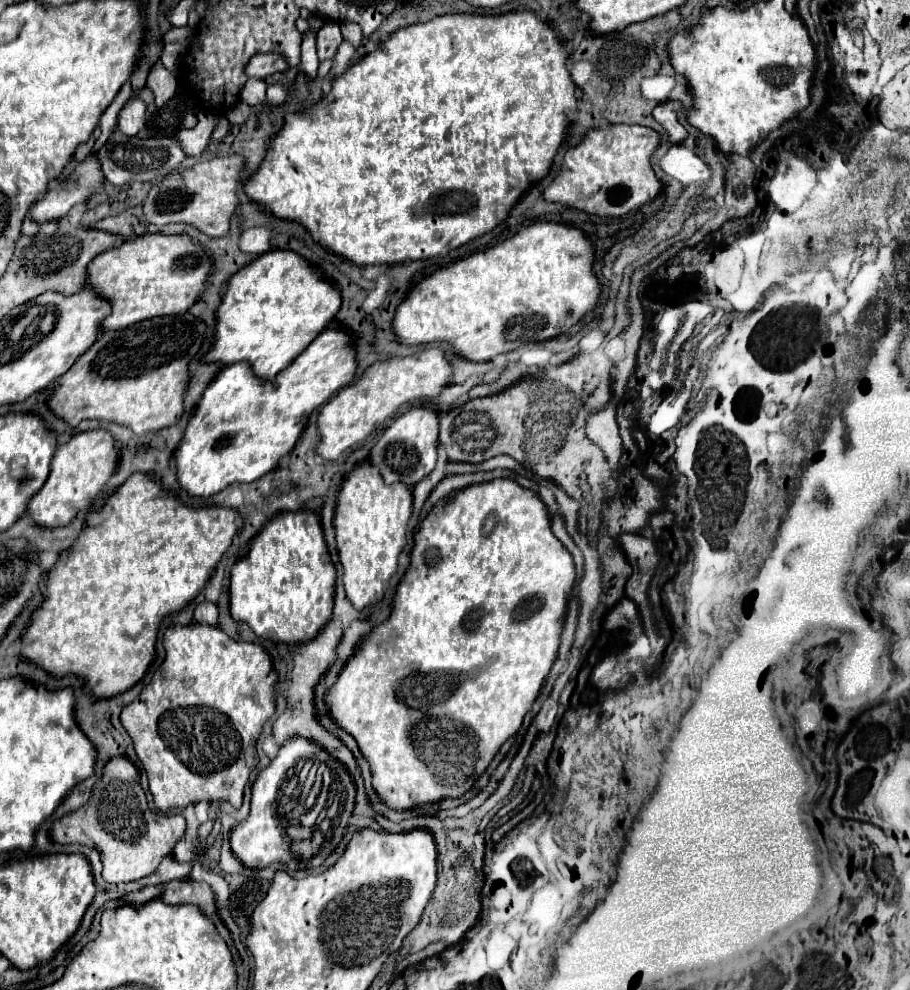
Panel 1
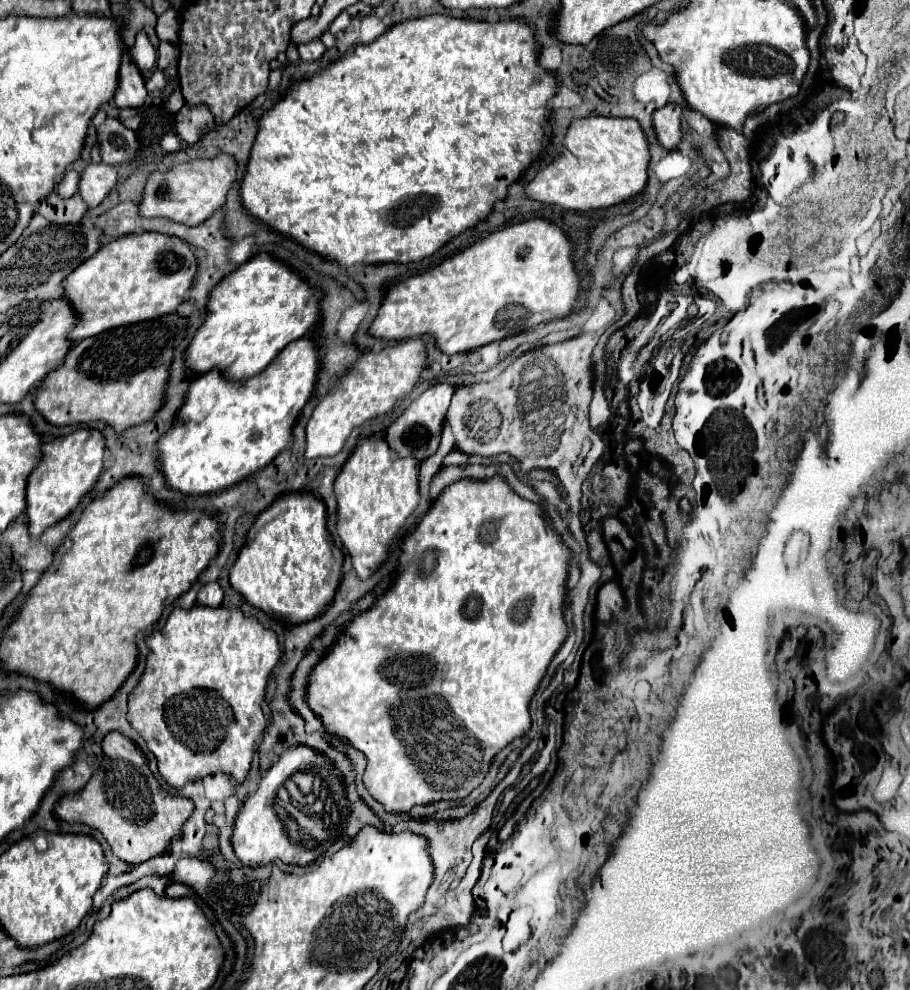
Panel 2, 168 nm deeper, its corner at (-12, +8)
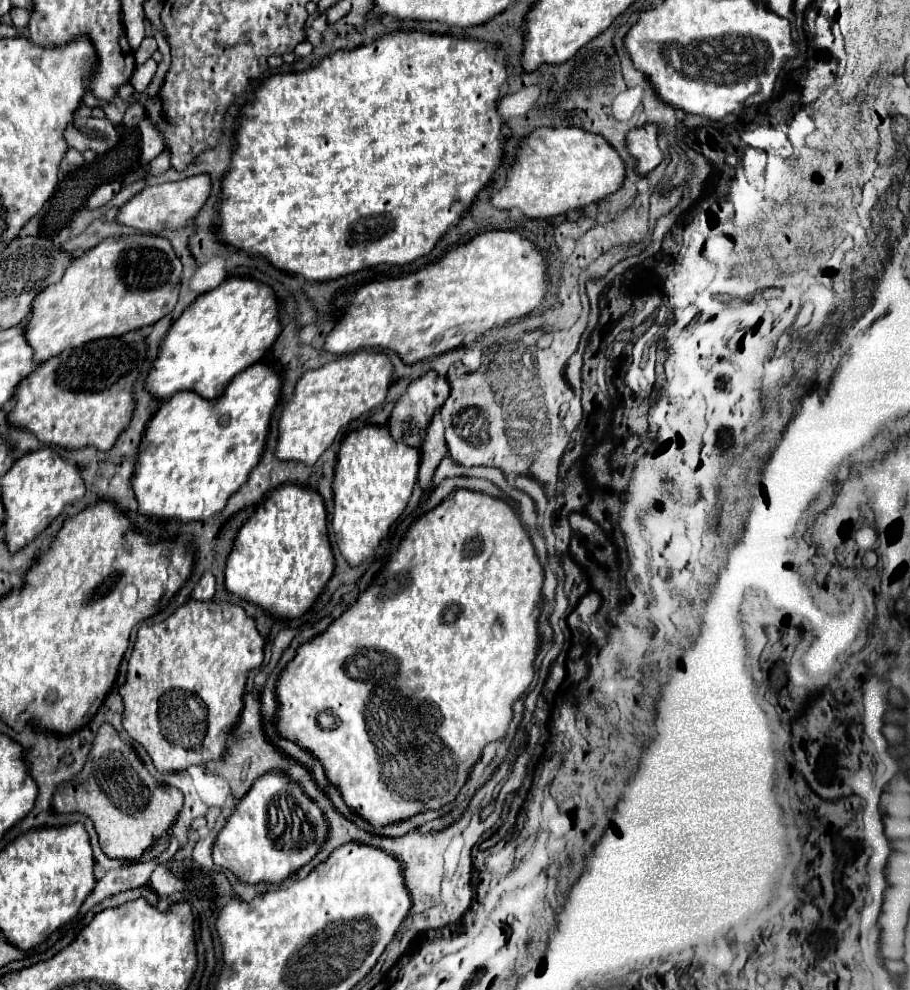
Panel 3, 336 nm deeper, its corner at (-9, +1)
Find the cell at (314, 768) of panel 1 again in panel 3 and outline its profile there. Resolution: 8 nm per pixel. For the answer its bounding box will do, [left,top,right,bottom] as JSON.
[213,771,329,883]

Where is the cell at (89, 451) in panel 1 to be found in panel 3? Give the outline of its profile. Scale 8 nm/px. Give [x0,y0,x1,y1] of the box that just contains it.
[1,447,85,553]

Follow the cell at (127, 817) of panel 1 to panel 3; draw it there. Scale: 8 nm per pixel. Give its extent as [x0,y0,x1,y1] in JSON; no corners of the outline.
[53,723,183,861]

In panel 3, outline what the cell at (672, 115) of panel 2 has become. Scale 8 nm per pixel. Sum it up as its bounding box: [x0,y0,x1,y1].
[627,123,663,175]

